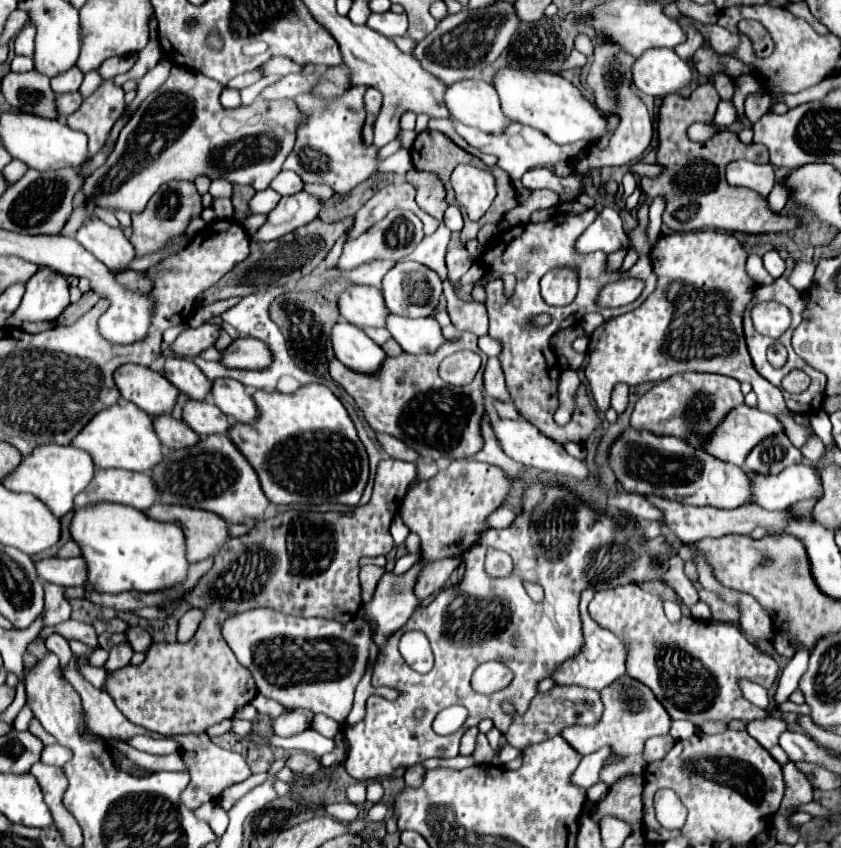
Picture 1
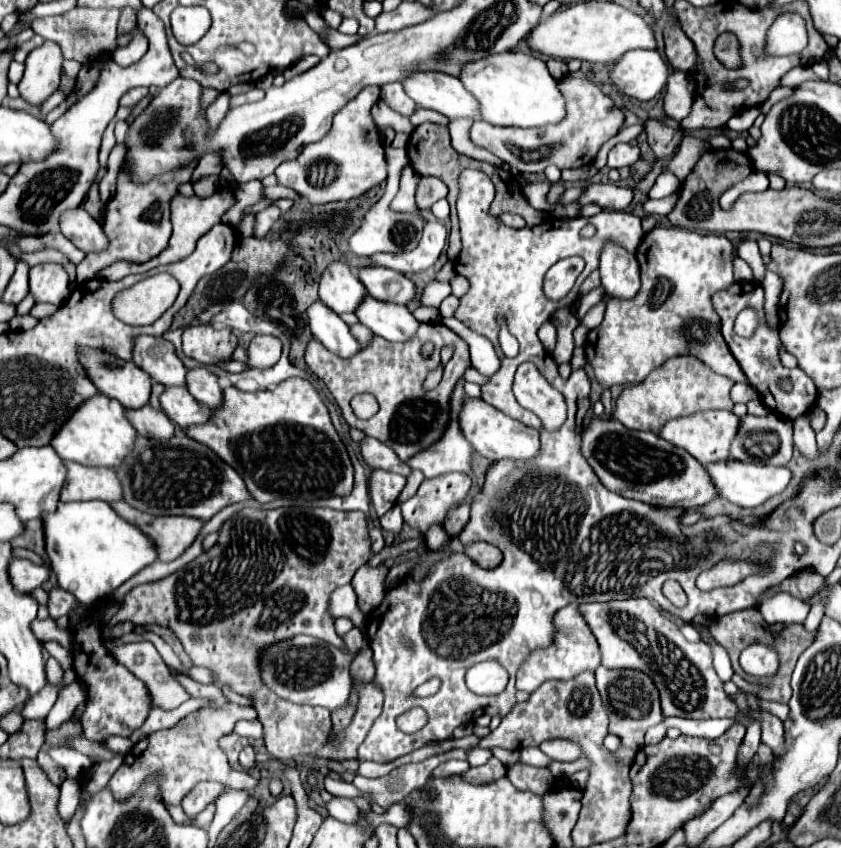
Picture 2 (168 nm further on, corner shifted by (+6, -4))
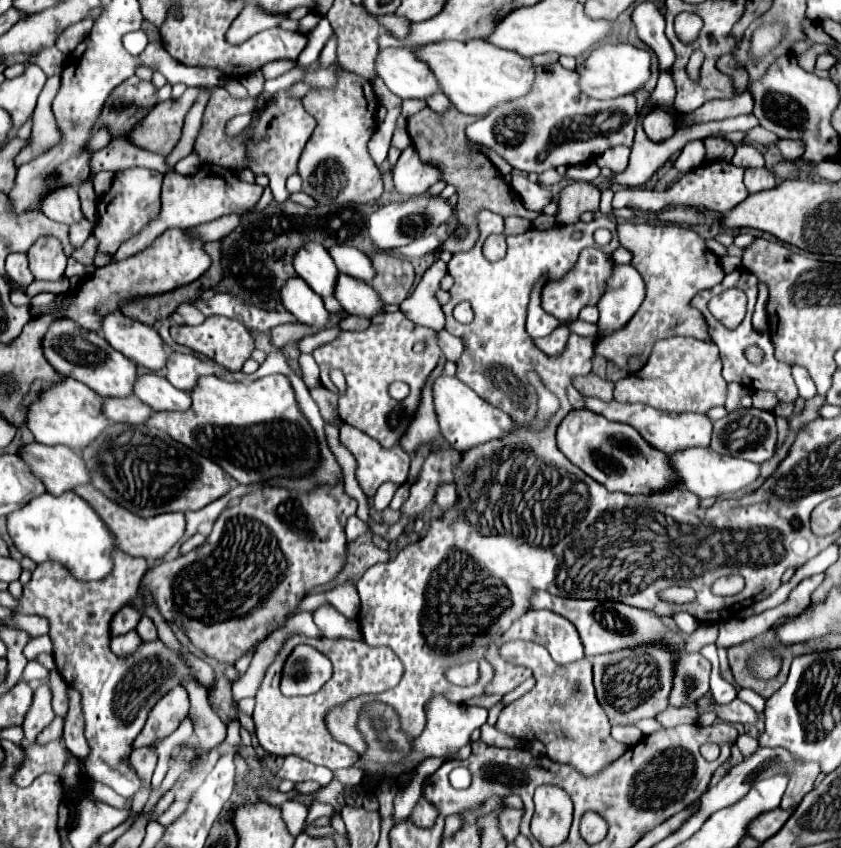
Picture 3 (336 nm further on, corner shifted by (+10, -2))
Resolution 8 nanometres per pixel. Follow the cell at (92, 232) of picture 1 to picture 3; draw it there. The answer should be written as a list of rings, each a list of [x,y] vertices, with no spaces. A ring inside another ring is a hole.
[[[59,188],[57,192],[51,192],[43,200],[41,210],[51,220],[63,222],[69,226],[77,220],[83,220],[83,212],[81,212],[81,204],[75,188]]]

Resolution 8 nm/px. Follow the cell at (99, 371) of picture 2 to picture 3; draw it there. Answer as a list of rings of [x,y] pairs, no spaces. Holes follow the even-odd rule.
[[[55,320],[43,340],[43,350],[49,364],[57,372],[87,384],[103,398],[123,398],[133,394],[133,386],[137,380],[137,366],[121,352],[111,348],[111,344],[103,340],[101,332],[89,332],[79,324],[75,324],[73,320]]]

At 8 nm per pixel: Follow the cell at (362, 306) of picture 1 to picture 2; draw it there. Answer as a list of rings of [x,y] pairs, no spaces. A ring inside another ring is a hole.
[[[335,260],[323,270],[319,280],[319,298],[333,312],[355,312],[363,294],[367,294],[365,286],[345,262]]]

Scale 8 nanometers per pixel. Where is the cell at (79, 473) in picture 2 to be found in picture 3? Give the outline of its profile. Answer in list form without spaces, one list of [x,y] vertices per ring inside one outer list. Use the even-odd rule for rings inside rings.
[[[33,442],[21,448],[19,456],[31,464],[33,472],[43,480],[47,492],[53,496],[91,484],[91,472],[87,472],[83,458],[67,446],[45,446]]]

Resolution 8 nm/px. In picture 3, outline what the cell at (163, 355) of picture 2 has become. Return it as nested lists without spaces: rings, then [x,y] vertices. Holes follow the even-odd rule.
[[[121,312],[103,318],[103,336],[115,350],[151,372],[161,372],[167,364],[167,352],[159,332]]]

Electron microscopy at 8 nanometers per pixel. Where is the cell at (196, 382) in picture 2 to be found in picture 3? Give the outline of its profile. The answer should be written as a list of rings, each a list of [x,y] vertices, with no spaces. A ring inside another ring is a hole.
[[[171,352],[167,366],[165,366],[165,378],[179,390],[191,392],[191,388],[195,388],[199,374],[195,370],[195,366],[199,364],[199,358],[193,354],[177,354]]]

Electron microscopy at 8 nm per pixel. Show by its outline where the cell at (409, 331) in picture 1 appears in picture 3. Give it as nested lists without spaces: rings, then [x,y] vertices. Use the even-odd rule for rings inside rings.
[[[339,274],[335,298],[343,306],[343,310],[353,316],[363,316],[371,320],[385,312],[385,302],[379,298],[379,294],[369,284],[347,274]]]

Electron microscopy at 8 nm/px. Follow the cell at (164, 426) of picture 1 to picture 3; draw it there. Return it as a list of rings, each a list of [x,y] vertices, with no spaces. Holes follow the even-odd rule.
[[[137,396],[129,398],[103,398],[103,414],[111,422],[121,424],[143,424],[151,416],[151,408],[143,404]]]

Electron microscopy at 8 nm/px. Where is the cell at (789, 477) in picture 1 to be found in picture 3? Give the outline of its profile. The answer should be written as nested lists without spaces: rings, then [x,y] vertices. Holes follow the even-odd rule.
[[[687,448],[669,456],[675,472],[679,474],[679,484],[697,494],[699,498],[717,498],[723,494],[733,494],[749,488],[761,474],[761,466],[743,458],[723,456],[711,448]]]

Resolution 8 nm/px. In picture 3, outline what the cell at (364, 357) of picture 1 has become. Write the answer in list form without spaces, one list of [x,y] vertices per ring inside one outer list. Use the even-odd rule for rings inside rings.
[[[291,278],[281,290],[283,306],[301,322],[317,330],[329,326],[329,312],[323,306],[323,300],[311,292],[311,288],[301,278]]]

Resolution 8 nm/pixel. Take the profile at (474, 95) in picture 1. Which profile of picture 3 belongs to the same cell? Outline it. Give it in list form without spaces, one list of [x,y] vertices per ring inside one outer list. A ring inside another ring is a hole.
[[[387,48],[375,60],[377,74],[387,88],[399,98],[427,100],[439,92],[439,82],[427,64],[421,64],[417,56],[407,48]]]

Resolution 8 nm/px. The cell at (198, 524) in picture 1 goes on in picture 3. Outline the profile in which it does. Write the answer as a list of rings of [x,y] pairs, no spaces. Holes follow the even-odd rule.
[[[79,486],[75,488],[75,494],[79,494],[83,500],[87,500],[97,514],[103,518],[103,522],[109,526],[111,532],[115,532],[115,540],[119,542],[119,548],[127,552],[129,556],[143,556],[145,560],[161,560],[183,536],[185,532],[185,516],[181,512],[171,512],[171,514],[159,514],[153,518],[141,518],[123,506],[111,502],[107,496],[103,496],[99,490],[93,486]]]

